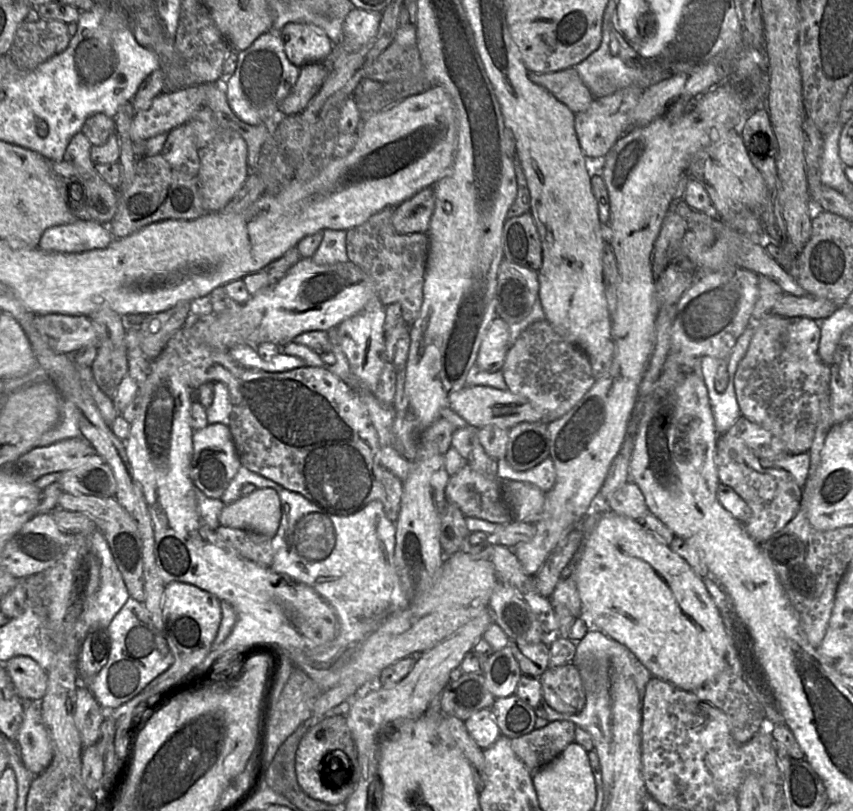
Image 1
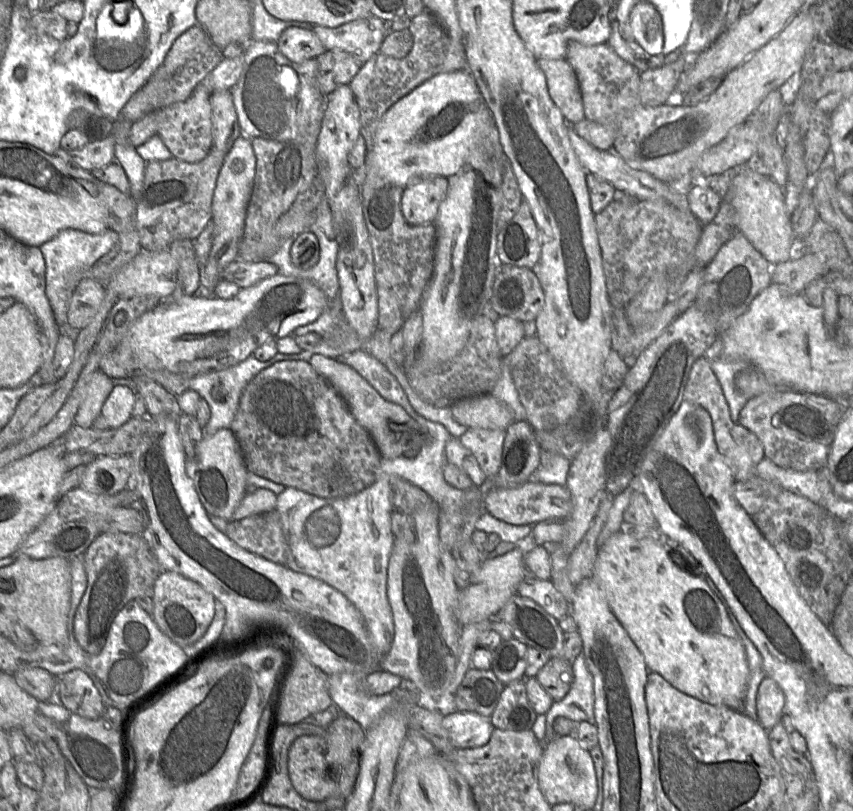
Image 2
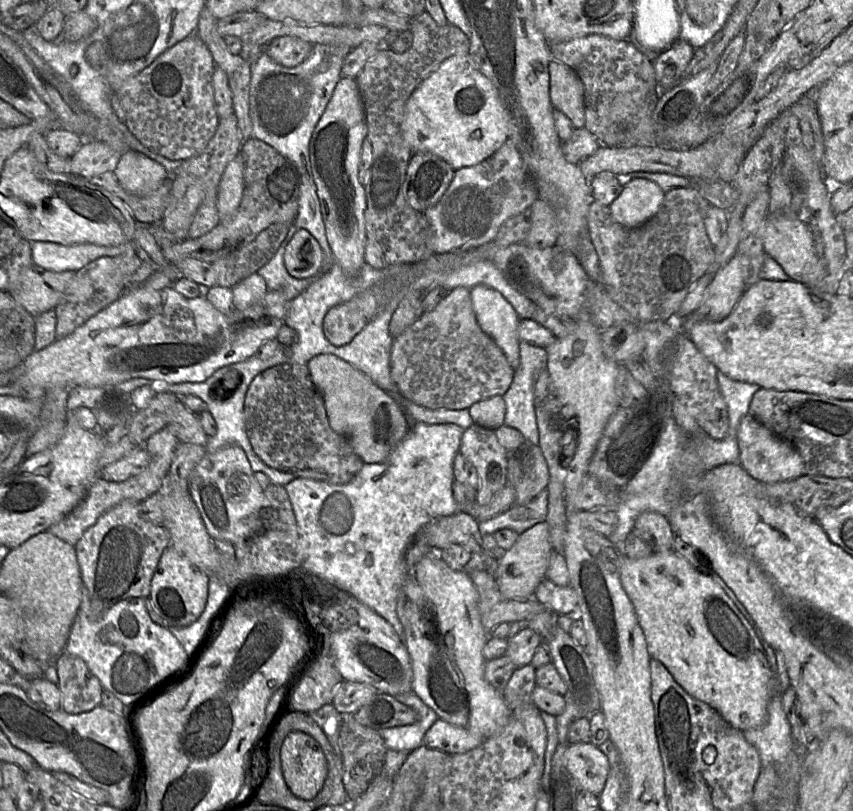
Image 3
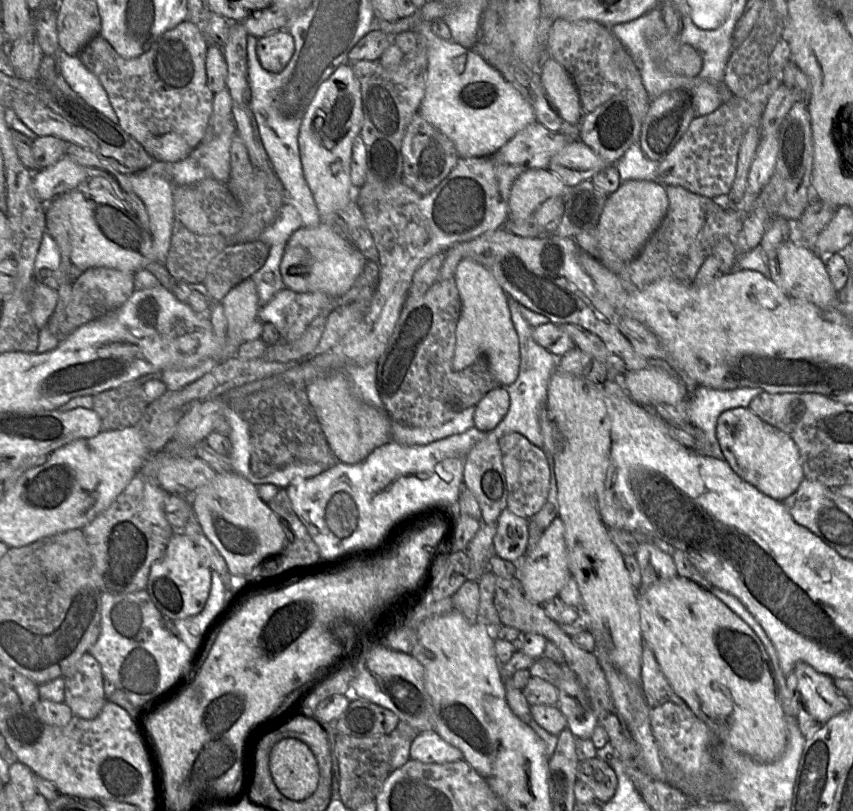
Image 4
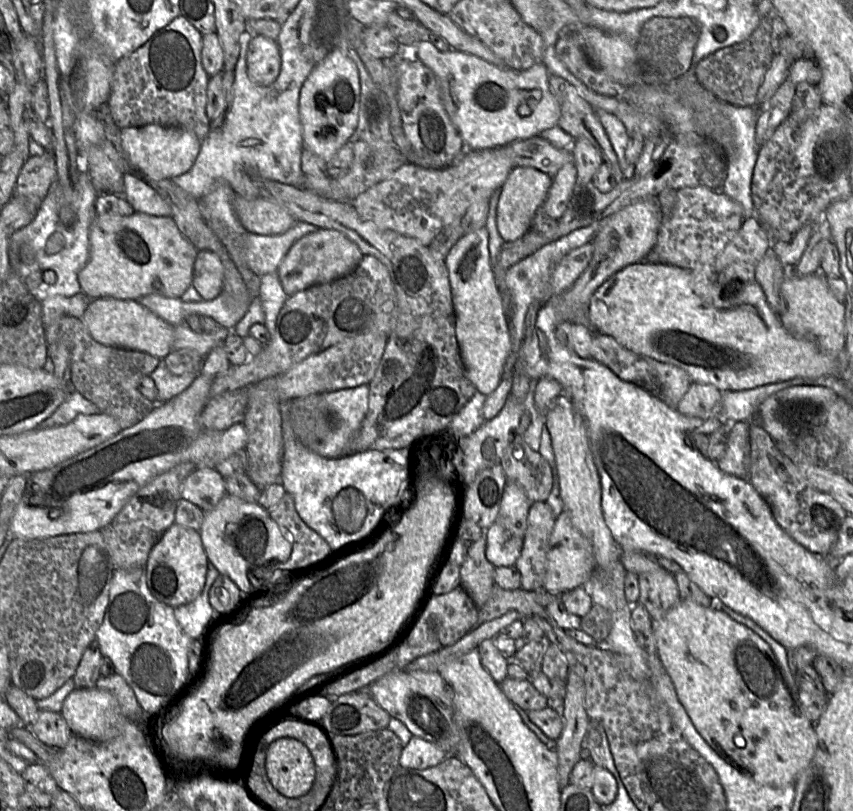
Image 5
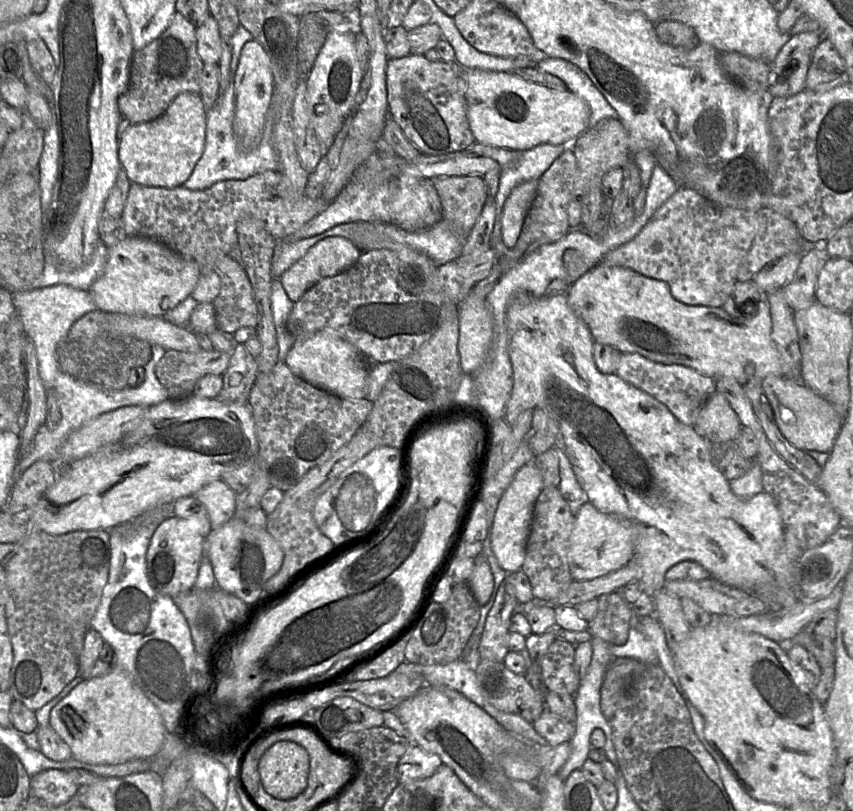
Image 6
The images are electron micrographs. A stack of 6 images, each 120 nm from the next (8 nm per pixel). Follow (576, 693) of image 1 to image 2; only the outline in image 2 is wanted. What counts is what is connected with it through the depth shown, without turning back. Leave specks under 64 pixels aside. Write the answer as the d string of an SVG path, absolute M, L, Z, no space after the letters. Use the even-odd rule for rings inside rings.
M552 657L534 676L554 702L569 692L573 679L572 663L564 658Z

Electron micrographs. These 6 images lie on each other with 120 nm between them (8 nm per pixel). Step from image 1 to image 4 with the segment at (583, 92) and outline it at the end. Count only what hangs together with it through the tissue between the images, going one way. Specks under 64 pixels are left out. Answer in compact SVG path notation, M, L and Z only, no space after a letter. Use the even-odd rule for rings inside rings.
M548 58L540 68L546 97L560 117L570 125L580 125L582 106L577 87L570 74Z

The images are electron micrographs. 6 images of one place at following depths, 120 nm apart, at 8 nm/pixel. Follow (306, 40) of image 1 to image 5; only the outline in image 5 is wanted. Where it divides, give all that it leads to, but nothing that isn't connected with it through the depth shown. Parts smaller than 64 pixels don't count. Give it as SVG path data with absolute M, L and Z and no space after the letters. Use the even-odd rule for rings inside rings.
M258 35L247 50L247 73L251 81L261 86L272 84L281 69L280 48L276 40Z

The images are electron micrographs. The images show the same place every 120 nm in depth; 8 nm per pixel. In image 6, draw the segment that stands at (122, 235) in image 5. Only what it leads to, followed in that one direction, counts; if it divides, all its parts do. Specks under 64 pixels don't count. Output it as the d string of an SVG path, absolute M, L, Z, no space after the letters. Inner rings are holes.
M126 236L117 245L107 248L107 252L108 259L104 273L89 289L98 310L104 312L162 317L192 294L200 277L199 265L194 260L178 255L166 245L153 239Z

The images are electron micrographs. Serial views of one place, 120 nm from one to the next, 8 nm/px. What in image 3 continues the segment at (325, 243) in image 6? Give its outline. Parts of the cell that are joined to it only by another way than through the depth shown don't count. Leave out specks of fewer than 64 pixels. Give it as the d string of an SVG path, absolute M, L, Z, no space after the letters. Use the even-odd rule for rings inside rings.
M299 229L286 246L284 265L294 278L315 279L322 272L324 252L308 231Z

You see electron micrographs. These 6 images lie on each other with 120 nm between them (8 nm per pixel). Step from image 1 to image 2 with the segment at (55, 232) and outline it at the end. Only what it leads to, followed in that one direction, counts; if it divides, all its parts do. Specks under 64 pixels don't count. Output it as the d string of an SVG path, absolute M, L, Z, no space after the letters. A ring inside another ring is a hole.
M69 228L61 230L54 238L40 246L45 261L46 294L59 328L68 326L67 309L73 290L87 271L111 250L117 238L117 233L111 229L99 234L89 234Z

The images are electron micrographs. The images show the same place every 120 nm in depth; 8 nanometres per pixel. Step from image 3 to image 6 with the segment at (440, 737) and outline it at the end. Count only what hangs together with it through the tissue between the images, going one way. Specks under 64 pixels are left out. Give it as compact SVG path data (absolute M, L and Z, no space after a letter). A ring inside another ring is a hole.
M410 742L409 748L400 758L396 767L398 783L428 778L441 765L442 761L438 755Z

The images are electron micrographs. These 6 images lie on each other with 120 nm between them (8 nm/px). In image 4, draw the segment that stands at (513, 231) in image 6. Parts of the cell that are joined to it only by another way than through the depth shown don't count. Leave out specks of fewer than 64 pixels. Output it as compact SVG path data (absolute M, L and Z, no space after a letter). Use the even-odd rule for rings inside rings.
M528 169L518 176L512 185L509 197L509 219L524 220L533 216L538 207L547 199L555 196L564 198L567 189L571 187L560 180L548 169Z

